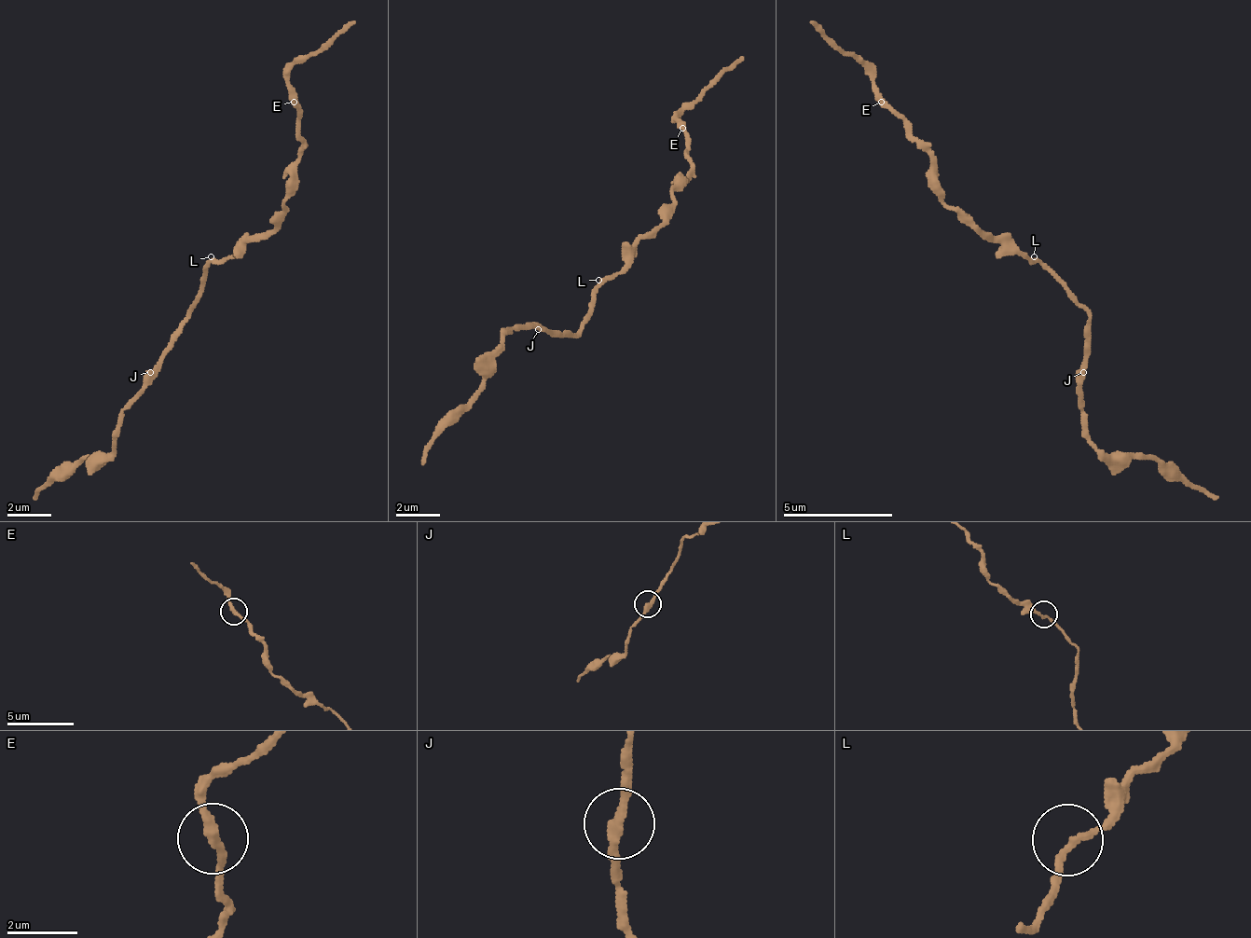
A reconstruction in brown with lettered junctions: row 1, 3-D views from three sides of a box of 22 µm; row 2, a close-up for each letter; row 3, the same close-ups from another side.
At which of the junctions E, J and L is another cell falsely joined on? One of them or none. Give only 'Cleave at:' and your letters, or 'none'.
Cleave at: none

